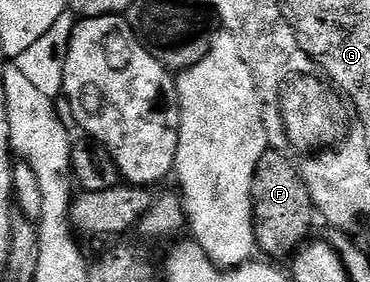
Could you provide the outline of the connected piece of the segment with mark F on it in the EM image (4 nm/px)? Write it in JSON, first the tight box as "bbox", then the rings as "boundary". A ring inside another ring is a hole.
{"bbox":[253,150,315,260],"boundary":[[[266,150],[259,160],[253,181],[253,227],[258,251],[262,255],[265,253],[264,257],[269,260],[296,255],[310,237],[313,218],[315,207],[307,192],[307,184],[301,179],[301,171],[278,150]]]}

